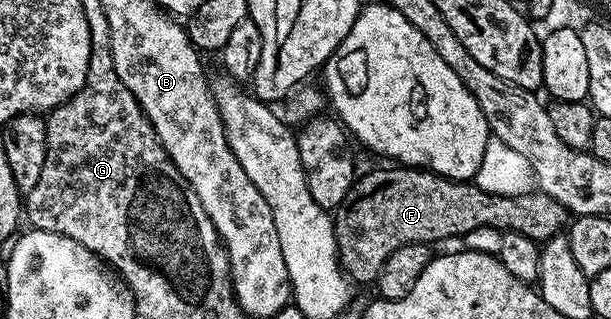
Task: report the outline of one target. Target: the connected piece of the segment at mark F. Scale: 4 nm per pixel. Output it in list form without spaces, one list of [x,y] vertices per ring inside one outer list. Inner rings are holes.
[[[385,165],[358,178],[345,195],[345,202],[336,208],[333,228],[337,238],[337,252],[341,267],[354,284],[372,284],[383,269],[387,257],[408,243],[437,245],[440,239],[453,239],[456,235],[469,235],[480,227],[498,227],[498,232],[514,231],[531,242],[544,245],[549,239],[562,234],[571,222],[571,213],[555,197],[539,189],[518,195],[487,193],[473,181],[448,179],[428,169],[404,165]]]

